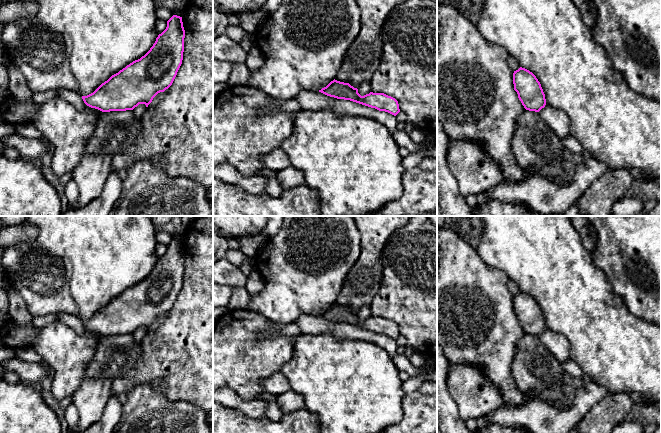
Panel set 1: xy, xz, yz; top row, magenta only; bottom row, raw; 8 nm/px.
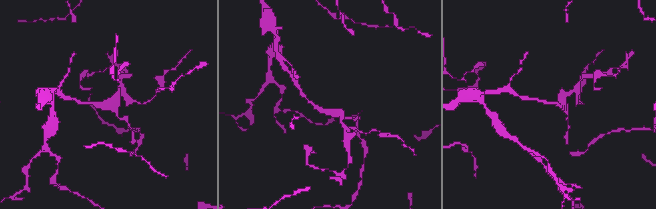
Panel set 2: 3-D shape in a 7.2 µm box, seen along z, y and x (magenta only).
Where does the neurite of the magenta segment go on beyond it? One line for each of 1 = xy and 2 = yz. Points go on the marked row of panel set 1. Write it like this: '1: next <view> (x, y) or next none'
1: next none
2: next none

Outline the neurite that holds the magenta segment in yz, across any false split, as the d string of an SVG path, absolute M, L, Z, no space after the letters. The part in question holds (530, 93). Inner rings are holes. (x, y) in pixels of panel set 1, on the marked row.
M520 67L513 73L514 90L526 110L539 112L546 105L545 94L536 76Z

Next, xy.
M173 15L166 29L158 35L150 50L102 83L93 93L82 96L84 103L102 112L133 110L139 104L146 107L160 92L168 89L182 64L185 30L182 17Z

